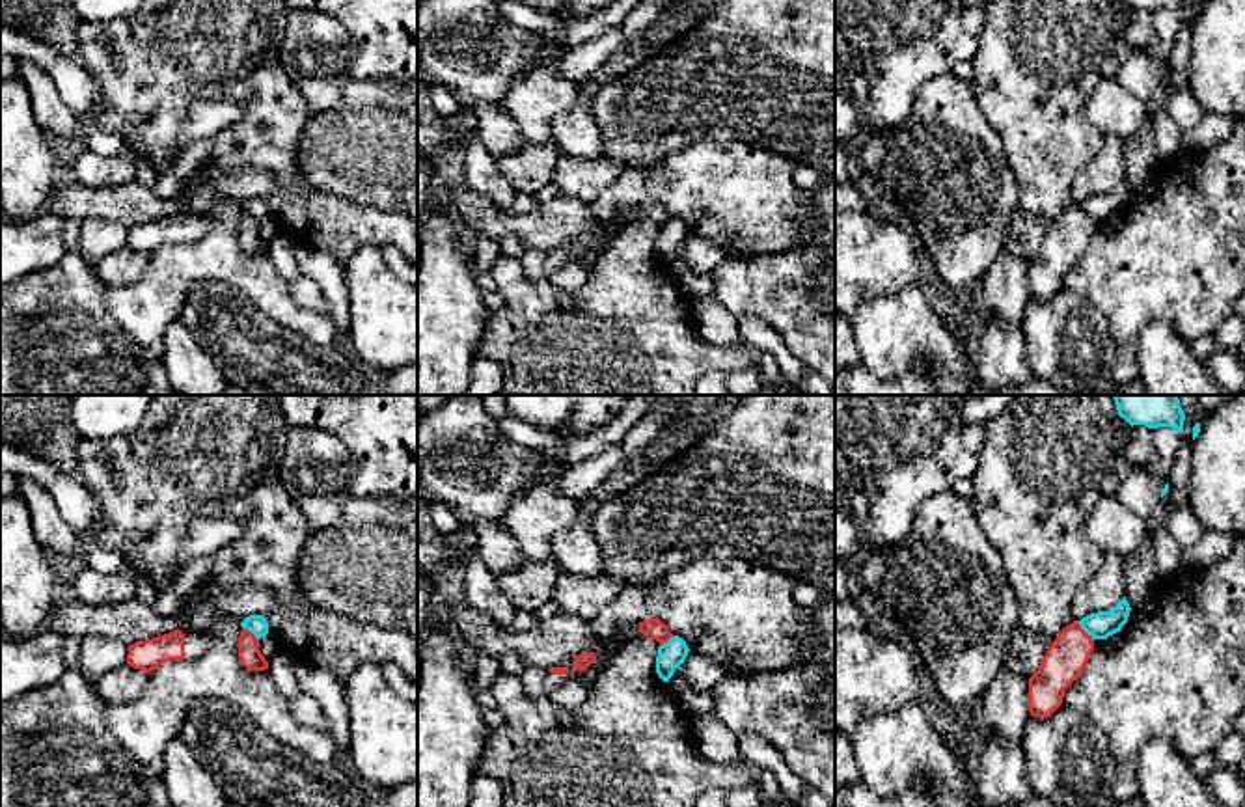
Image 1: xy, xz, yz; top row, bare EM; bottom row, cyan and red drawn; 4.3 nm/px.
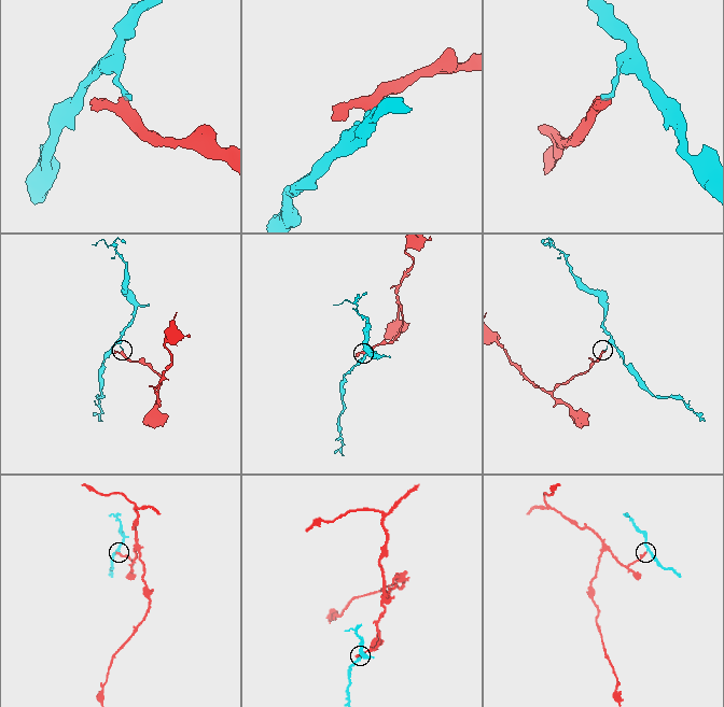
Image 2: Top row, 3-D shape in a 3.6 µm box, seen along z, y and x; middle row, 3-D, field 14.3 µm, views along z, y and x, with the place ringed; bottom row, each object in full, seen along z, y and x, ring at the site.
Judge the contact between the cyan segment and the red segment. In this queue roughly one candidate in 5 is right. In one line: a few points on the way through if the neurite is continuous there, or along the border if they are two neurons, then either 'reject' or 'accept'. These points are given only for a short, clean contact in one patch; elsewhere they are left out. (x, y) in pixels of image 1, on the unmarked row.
along yz (1076, 204), (1093, 222) | reject

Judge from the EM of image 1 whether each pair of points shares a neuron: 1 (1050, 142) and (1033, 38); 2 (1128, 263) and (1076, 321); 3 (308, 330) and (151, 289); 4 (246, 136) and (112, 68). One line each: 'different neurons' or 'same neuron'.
1: same neuron
2: different neurons
3: same neuron
4: same neuron

